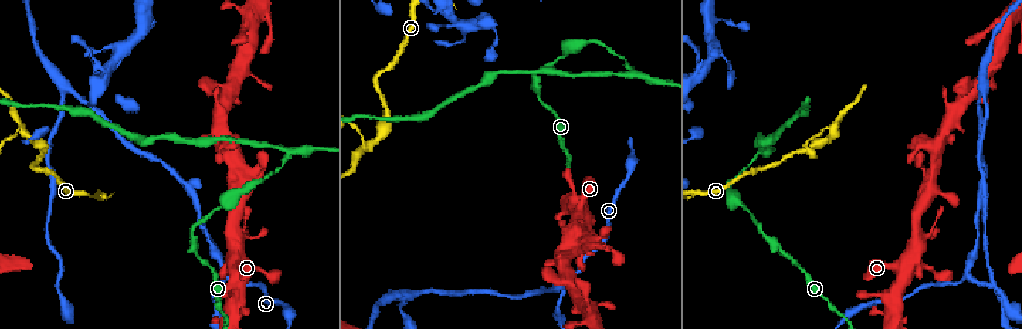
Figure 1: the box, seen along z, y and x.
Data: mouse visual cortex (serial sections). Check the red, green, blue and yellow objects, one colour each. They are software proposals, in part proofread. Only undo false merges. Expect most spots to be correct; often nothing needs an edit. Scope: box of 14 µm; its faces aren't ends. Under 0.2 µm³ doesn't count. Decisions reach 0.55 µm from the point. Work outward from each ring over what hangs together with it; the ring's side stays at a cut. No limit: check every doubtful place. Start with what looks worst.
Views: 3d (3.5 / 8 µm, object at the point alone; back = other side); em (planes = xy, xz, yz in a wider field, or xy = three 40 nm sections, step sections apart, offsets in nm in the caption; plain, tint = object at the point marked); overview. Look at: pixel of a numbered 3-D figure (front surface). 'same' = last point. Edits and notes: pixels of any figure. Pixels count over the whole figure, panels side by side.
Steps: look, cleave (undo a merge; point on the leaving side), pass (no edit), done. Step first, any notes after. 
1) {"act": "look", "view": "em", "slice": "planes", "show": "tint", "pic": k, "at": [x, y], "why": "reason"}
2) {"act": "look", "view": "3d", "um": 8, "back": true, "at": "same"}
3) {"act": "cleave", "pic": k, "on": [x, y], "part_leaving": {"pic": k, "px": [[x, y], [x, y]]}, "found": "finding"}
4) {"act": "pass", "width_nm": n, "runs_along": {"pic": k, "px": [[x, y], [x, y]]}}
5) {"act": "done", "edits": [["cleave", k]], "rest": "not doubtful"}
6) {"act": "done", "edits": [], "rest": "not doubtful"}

{"act": "look", "view": "3d", "um": 3.5, "back": true, "pic": 1, "at": [287, 153], "why": "sharp bend"}

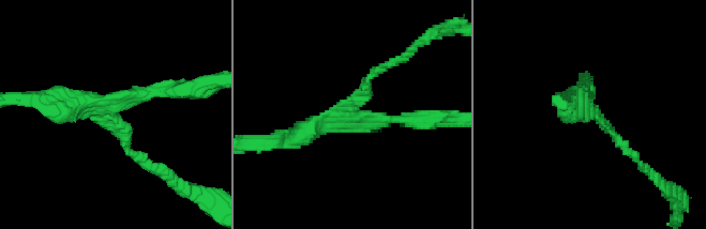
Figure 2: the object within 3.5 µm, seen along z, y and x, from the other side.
{"act": "look", "view": "em", "slice": "xy", "step": 3, "show": "tint", "pic": 2, "at": [114, 116]}

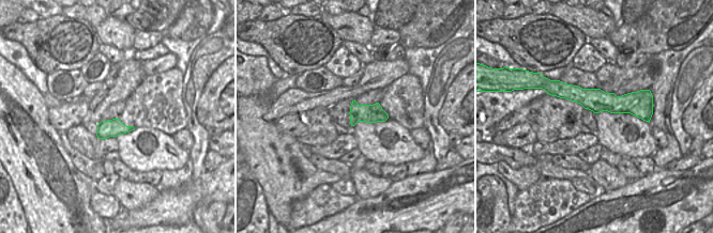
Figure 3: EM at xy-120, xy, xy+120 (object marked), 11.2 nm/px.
{"act": "pass", "width_nm": 220, "runs_along": {"pic": 2, "px": [[641, 166], [599, 120], [585, 90]]}, "found": "one cell here"}

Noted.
{"act": "look", "view": "3d", "um": 3.5, "pic": 1, "at": [367, 147], "why": "three arms meet"}

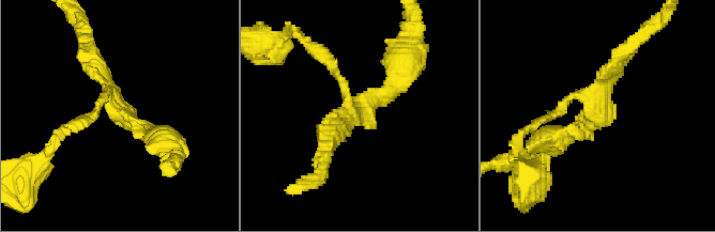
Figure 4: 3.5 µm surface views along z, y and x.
{"act": "pass", "arm_widths_nm": [100, 200, 300], "runs_along": {"pic": 4, "px": [[167, 138], [121, 112], [91, 57]]}, "found": "continuous, no second cell"}

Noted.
{"act": "look", "view": "3d", "um": 3.5, "pic": 1, "at": [226, 278], "why": "a fork"}

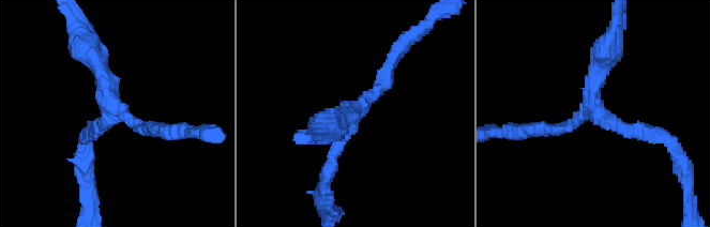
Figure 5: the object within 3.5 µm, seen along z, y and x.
{"act": "look", "view": "em", "slice": "xy", "step": 3, "show": "tint", "pic": 5, "at": [118, 110], "arms": 3, "arm_widths_nm": [200, 200, 300], "why": "now the EM"}

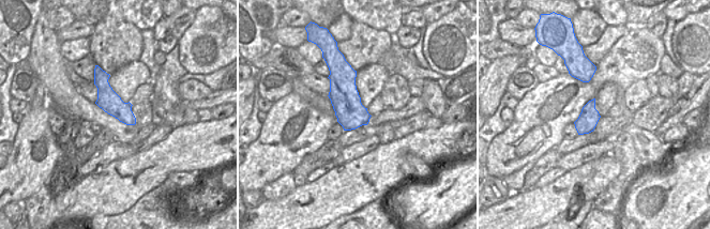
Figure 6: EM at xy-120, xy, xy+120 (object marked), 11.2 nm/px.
{"act": "pass", "runs_along": {"pic": 5, "px": [[537, 131], [589, 108], [607, 48]]}, "found": "one cell here"}

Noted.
{"act": "look", "view": "3d", "um": 3.5, "pic": 1, "at": [411, 298], "why": "a fork"}

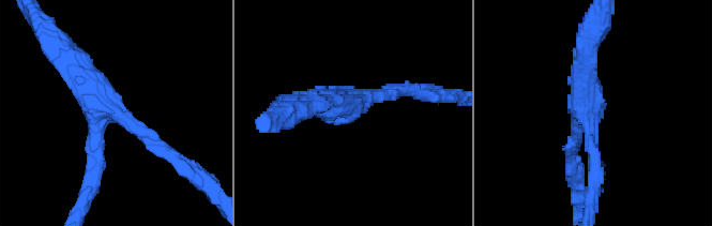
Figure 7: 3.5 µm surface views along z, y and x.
{"act": "look", "view": "em", "slice": "planes", "show": "tint", "pic": 7, "at": [344, 110], "arms": 3, "arm_widths_nm": [200, 200, 350], "why": "need the tissue"}

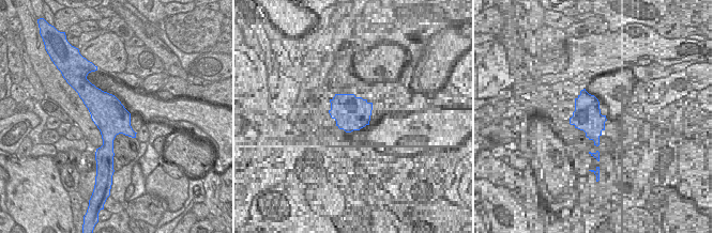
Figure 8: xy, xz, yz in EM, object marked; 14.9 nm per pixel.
{"act": "pass", "width_nm": 500, "runs_along": {"pic": 7, "px": [[163, 152], [106, 109], [93, 178]]}, "found": "continuous, no second cell"}

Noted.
{"act": "done", "edits": [], "rest": "not doubtful"}

